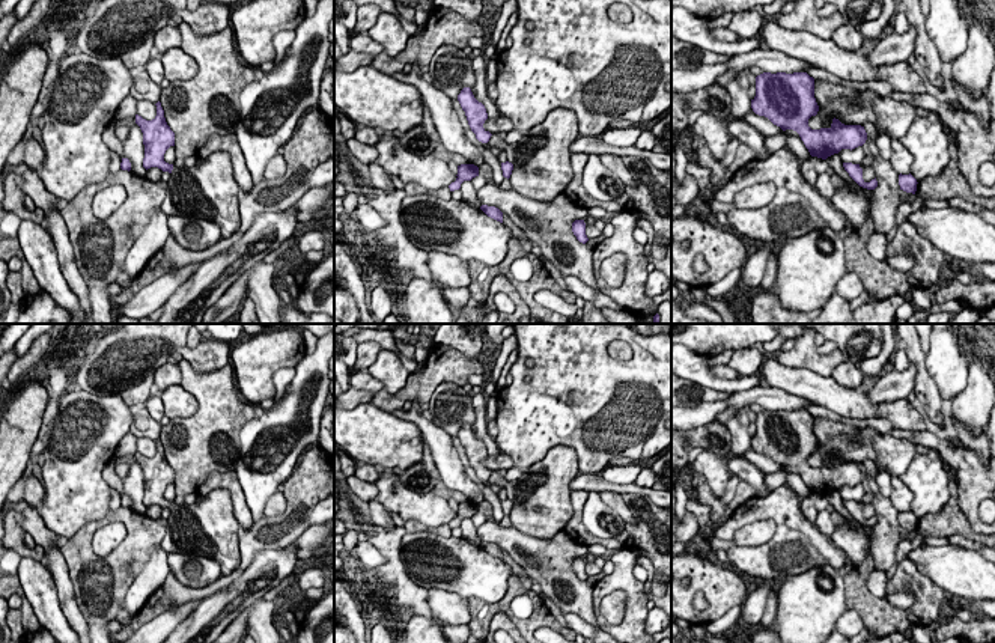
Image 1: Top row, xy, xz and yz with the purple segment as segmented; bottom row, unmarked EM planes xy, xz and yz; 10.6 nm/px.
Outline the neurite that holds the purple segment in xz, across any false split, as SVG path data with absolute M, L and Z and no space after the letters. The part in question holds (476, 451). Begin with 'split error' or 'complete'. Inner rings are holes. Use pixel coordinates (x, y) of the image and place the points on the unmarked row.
complete; M470 425L461 428L458 438L465 449L468 462L476 471L476 476L482 480L488 480L492 471L483 465L483 461L488 456L485 443L474 435Z

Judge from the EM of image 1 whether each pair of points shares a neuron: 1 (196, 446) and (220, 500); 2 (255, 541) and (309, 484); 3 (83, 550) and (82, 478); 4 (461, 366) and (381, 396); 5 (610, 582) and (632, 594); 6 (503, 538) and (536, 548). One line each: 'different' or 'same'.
1: different
2: same
3: different
4: same
5: same
6: same

